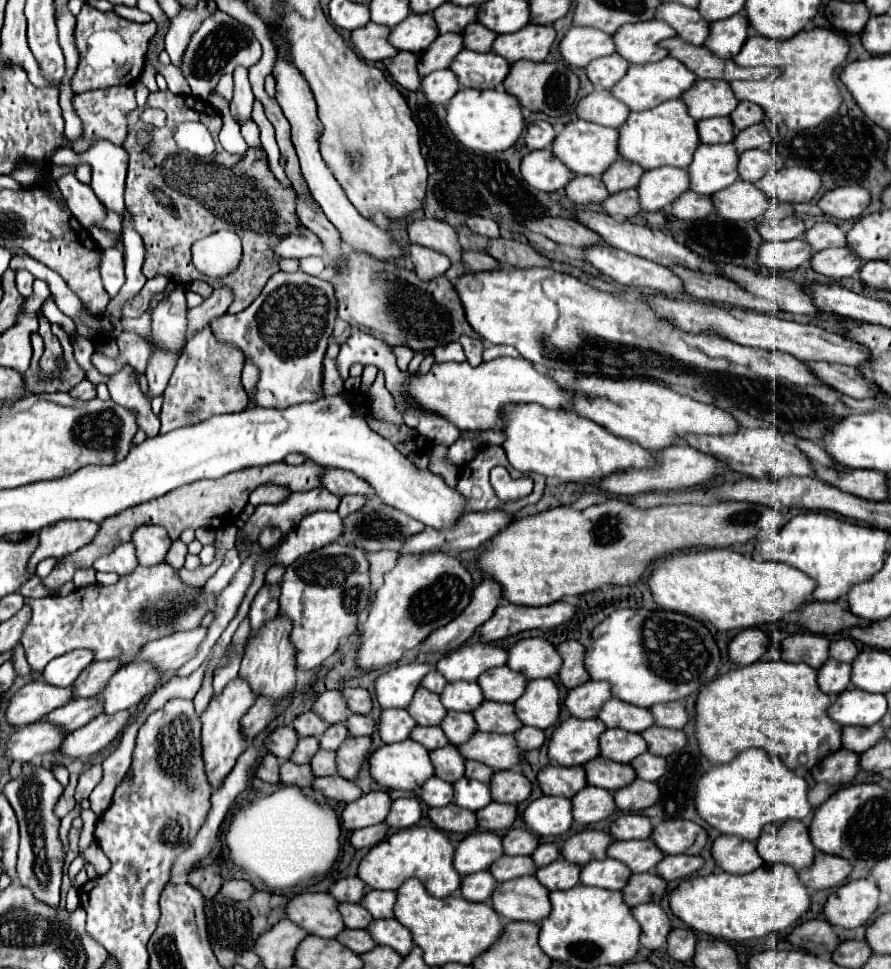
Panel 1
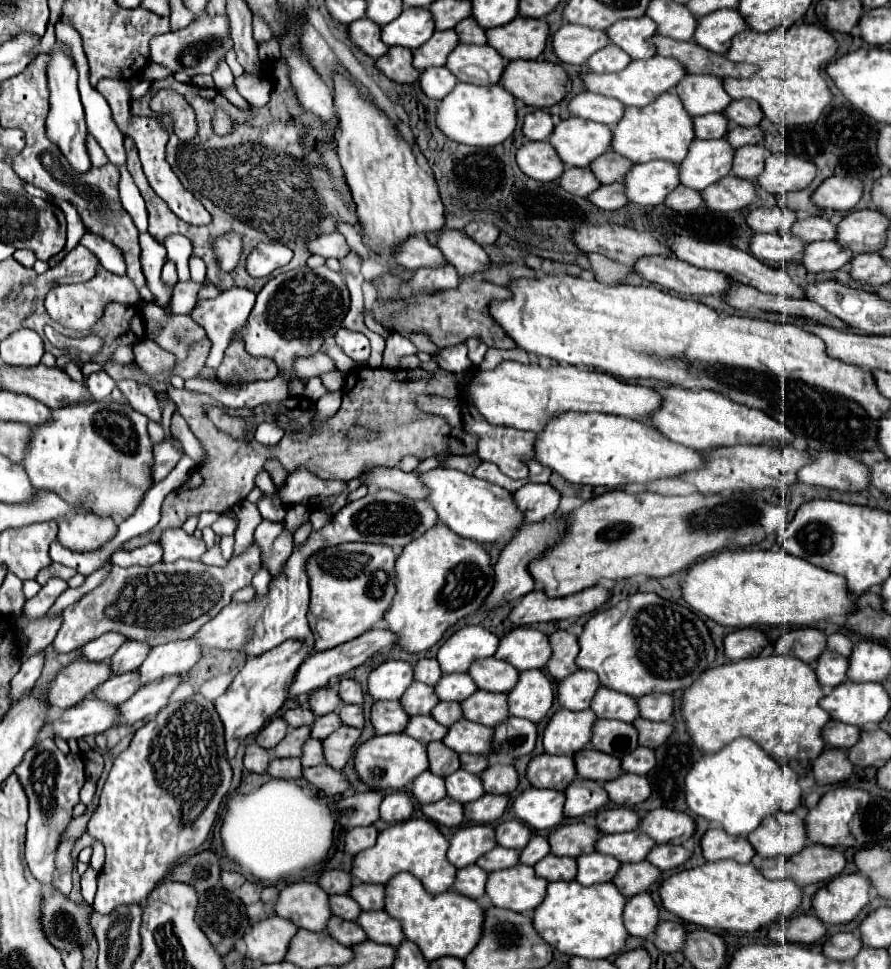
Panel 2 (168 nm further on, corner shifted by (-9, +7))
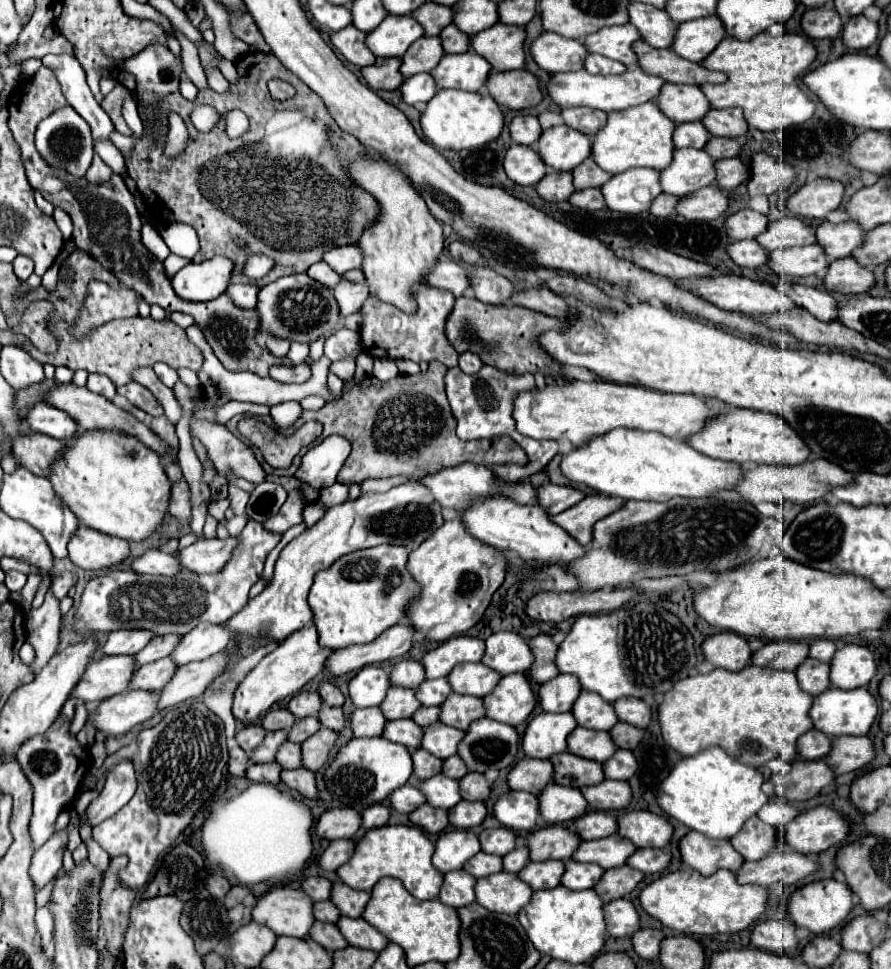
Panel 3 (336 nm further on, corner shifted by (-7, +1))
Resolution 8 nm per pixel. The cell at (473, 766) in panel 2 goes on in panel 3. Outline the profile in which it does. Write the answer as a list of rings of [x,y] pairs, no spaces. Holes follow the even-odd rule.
[[[451,755],[447,759],[443,759],[443,771],[441,771],[445,777],[451,777],[451,779],[461,779],[465,773],[467,773],[467,767],[465,763],[461,763],[461,759],[457,755]]]

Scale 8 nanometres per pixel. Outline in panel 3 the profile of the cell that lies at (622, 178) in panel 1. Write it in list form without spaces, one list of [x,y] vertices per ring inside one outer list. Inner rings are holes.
[[[585,159],[581,165],[577,165],[573,169],[573,185],[575,189],[587,189],[587,187],[601,187],[603,183],[607,183],[607,179],[611,179],[611,175],[607,171],[601,171],[593,159]]]

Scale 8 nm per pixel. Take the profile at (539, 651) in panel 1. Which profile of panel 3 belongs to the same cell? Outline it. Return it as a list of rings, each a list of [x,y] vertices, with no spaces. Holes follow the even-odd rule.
[[[499,631],[485,639],[483,665],[491,667],[499,675],[509,673],[527,673],[529,663],[533,663],[533,653],[529,651],[527,639],[517,633]]]

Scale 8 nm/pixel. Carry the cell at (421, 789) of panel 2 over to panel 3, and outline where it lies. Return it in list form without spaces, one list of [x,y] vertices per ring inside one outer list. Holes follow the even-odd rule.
[[[407,783],[389,795],[389,807],[395,809],[397,813],[409,813],[423,803],[425,803],[425,797],[421,795],[421,791],[417,791],[413,783]]]

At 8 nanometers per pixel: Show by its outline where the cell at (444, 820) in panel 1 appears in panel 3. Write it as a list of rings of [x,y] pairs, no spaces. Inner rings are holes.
[[[421,805],[415,811],[409,813],[409,821],[417,827],[421,827],[427,833],[441,833],[449,821],[447,821],[447,811],[435,809],[429,805]]]

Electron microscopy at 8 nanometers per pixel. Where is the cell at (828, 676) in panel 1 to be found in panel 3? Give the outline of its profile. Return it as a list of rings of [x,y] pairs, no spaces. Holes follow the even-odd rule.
[[[805,659],[805,663],[801,663],[801,667],[797,667],[795,675],[797,675],[801,689],[805,689],[813,697],[831,687],[829,665],[817,663],[817,659]]]

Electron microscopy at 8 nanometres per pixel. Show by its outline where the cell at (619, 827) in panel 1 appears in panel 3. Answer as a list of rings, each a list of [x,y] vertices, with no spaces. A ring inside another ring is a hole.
[[[589,811],[575,821],[575,831],[581,839],[601,839],[617,831],[617,819],[609,813]]]

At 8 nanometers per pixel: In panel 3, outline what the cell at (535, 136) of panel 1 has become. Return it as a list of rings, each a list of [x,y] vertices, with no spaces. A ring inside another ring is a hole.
[[[517,115],[509,125],[509,135],[511,135],[511,141],[519,145],[531,145],[539,139],[541,125],[533,115]]]

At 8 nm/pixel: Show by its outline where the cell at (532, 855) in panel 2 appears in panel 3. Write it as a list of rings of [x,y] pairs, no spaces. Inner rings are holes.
[[[517,847],[517,849],[513,849],[511,853],[507,853],[507,855],[503,857],[503,869],[505,869],[507,873],[519,873],[519,871],[525,867],[527,861],[529,861],[527,847]]]

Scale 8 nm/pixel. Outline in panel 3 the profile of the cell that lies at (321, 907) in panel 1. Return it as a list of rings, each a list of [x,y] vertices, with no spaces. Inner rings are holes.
[[[273,887],[259,897],[251,911],[255,923],[269,927],[275,935],[307,937],[313,925],[313,901],[301,889]]]

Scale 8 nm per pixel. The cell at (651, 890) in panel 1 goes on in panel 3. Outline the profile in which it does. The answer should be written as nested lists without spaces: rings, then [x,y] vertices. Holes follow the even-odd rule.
[[[621,865],[617,869],[607,869],[605,875],[599,879],[599,883],[595,885],[595,891],[605,903],[609,903],[613,899],[627,897],[641,879],[643,879],[641,871]]]

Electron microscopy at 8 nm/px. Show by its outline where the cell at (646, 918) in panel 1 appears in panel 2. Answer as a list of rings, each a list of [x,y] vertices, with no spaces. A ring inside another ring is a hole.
[[[649,893],[631,897],[625,905],[625,925],[633,937],[651,937],[659,925],[659,909]]]

